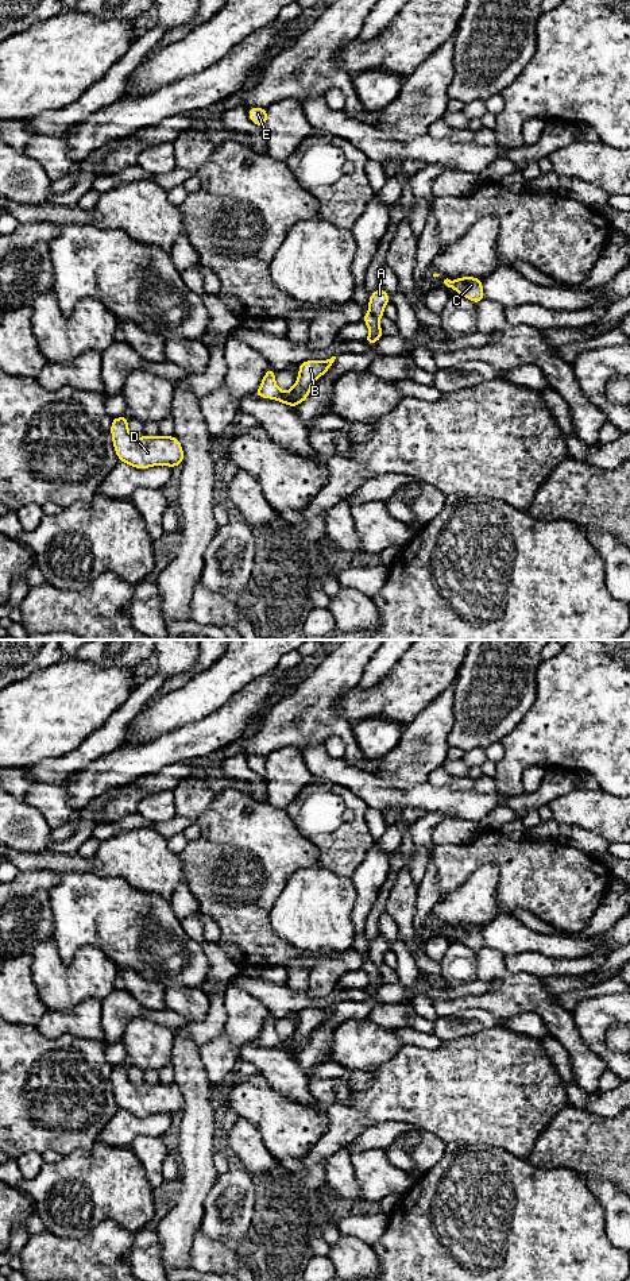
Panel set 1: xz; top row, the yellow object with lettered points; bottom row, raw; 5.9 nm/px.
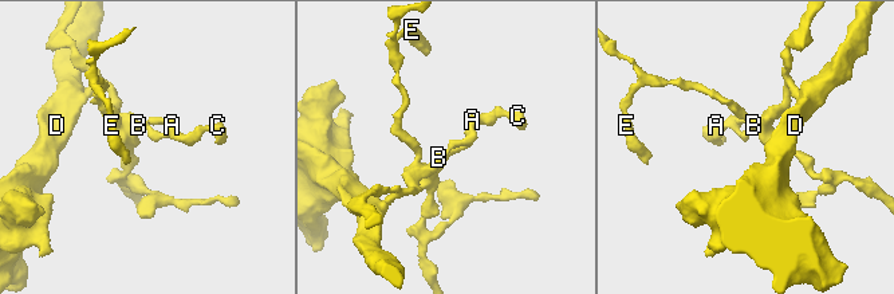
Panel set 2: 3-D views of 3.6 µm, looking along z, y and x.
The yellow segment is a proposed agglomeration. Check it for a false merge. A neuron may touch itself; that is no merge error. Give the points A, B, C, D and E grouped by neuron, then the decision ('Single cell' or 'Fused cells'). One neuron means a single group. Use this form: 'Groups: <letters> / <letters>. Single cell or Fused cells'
Groups: A B C D / E. Fused cells

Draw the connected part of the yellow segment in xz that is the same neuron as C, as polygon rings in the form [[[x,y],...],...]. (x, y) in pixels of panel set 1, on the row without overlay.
[[[461,925],[455,927],[453,930],[451,927],[445,927],[444,931],[455,937],[457,942],[464,944],[469,949],[474,949],[475,952],[479,952],[484,948],[484,939],[482,934],[482,927],[475,925]]]

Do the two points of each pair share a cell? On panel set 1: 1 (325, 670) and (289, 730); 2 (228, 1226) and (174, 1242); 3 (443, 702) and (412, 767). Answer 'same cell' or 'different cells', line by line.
1: same cell
2: different cells
3: same cell

